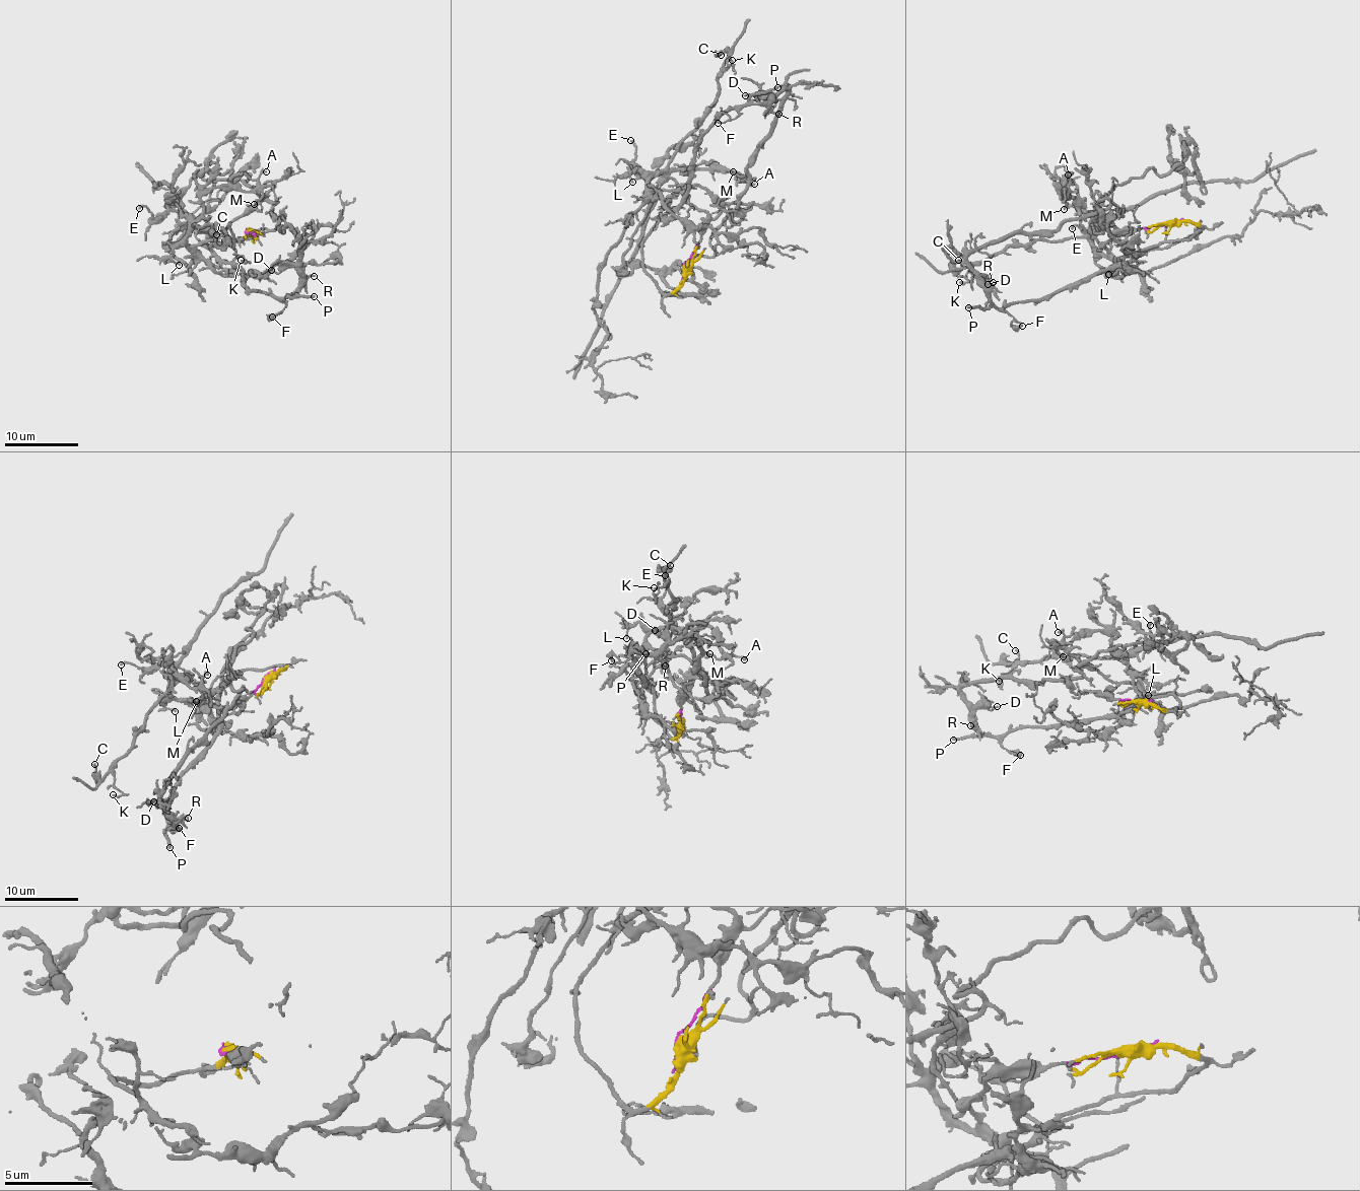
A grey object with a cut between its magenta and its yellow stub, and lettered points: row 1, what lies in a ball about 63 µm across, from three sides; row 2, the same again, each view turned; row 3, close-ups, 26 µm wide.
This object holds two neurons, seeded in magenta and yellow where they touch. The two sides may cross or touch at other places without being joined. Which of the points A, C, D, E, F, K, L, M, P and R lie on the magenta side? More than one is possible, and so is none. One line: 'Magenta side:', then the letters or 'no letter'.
Magenta side: A, C, E, K, L, M

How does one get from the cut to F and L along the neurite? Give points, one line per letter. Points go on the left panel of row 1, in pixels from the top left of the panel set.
F: (247, 230), (240, 238), (200, 241), (232, 261), (249, 290), (285, 305), (273, 317)
L: (247, 230), (247, 232), (256, 234), (181, 246), (172, 257), (180, 265)

